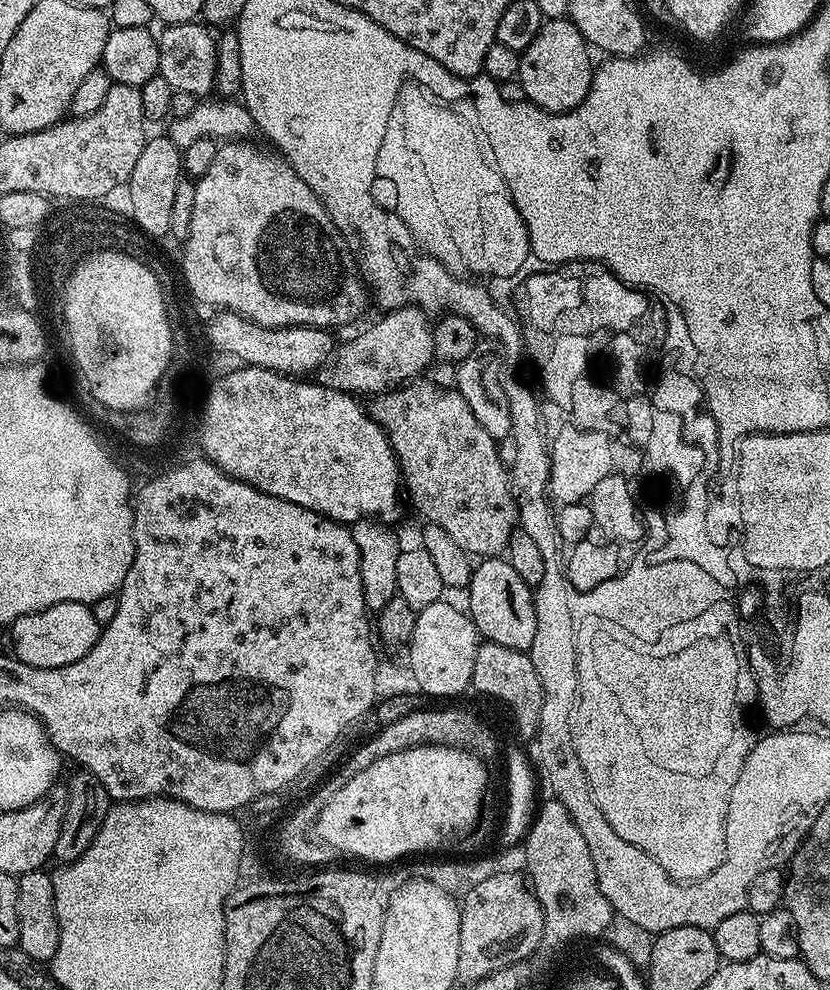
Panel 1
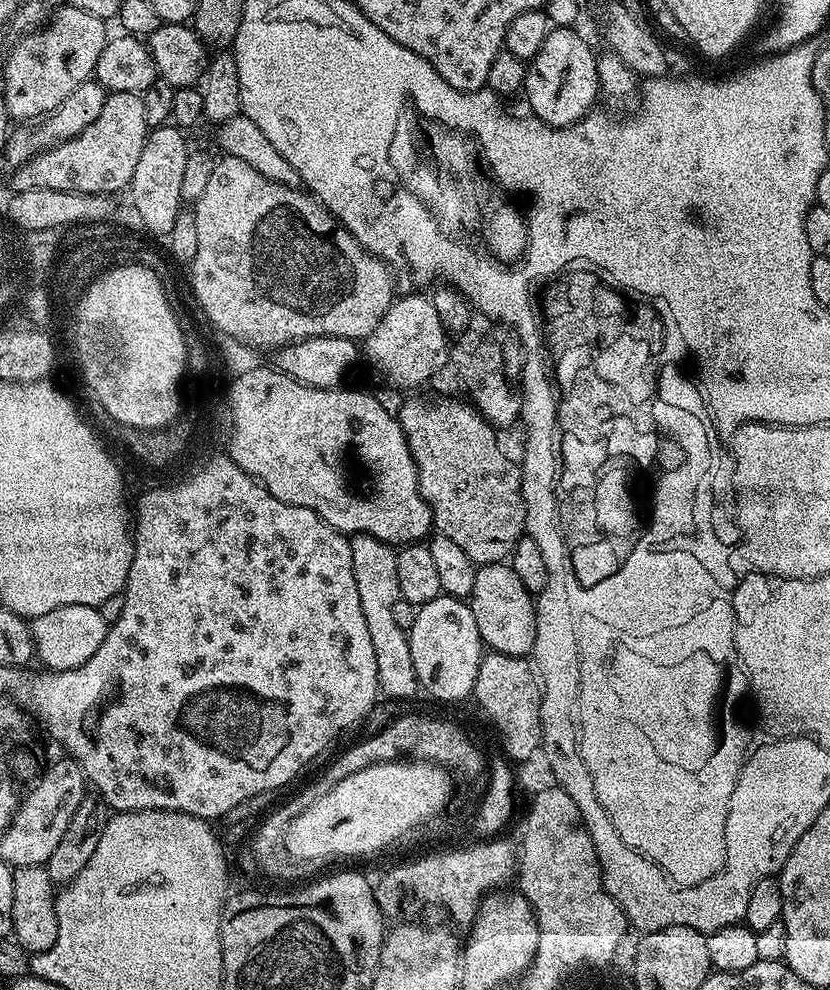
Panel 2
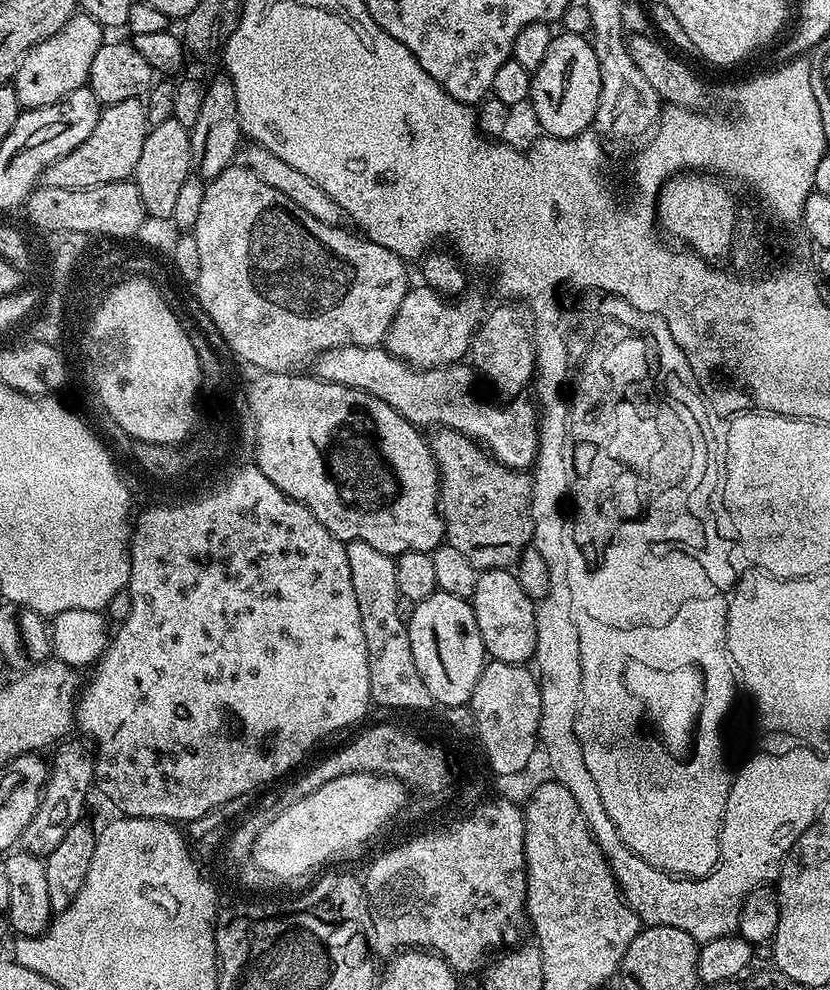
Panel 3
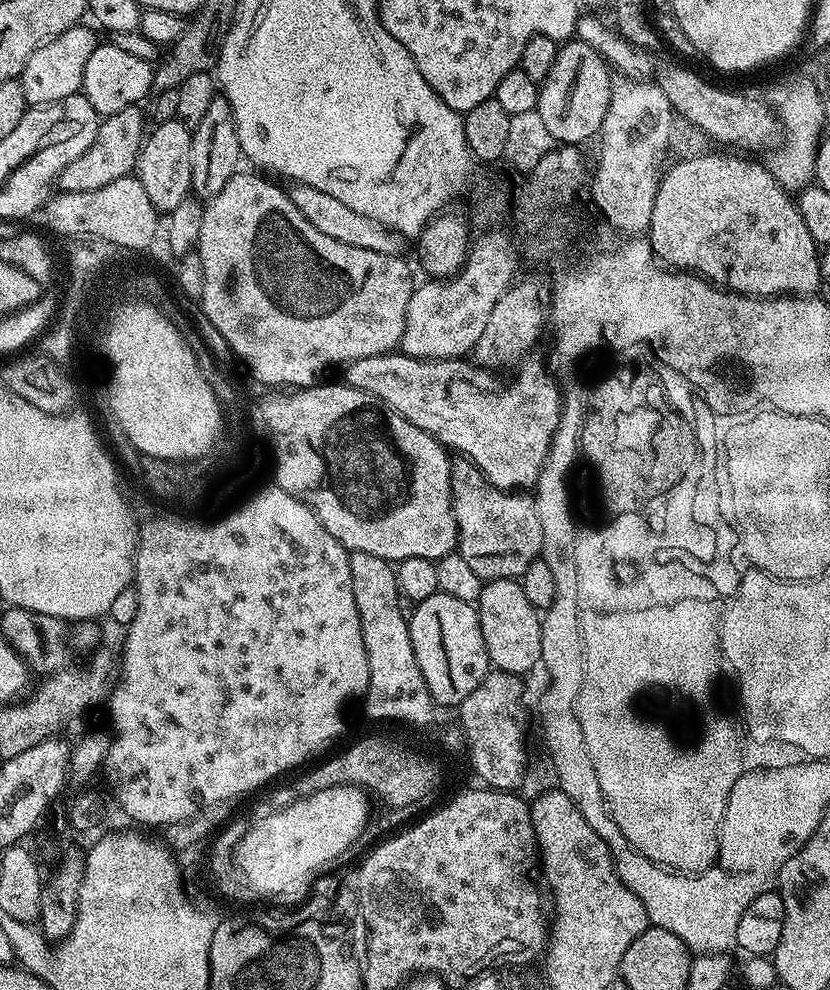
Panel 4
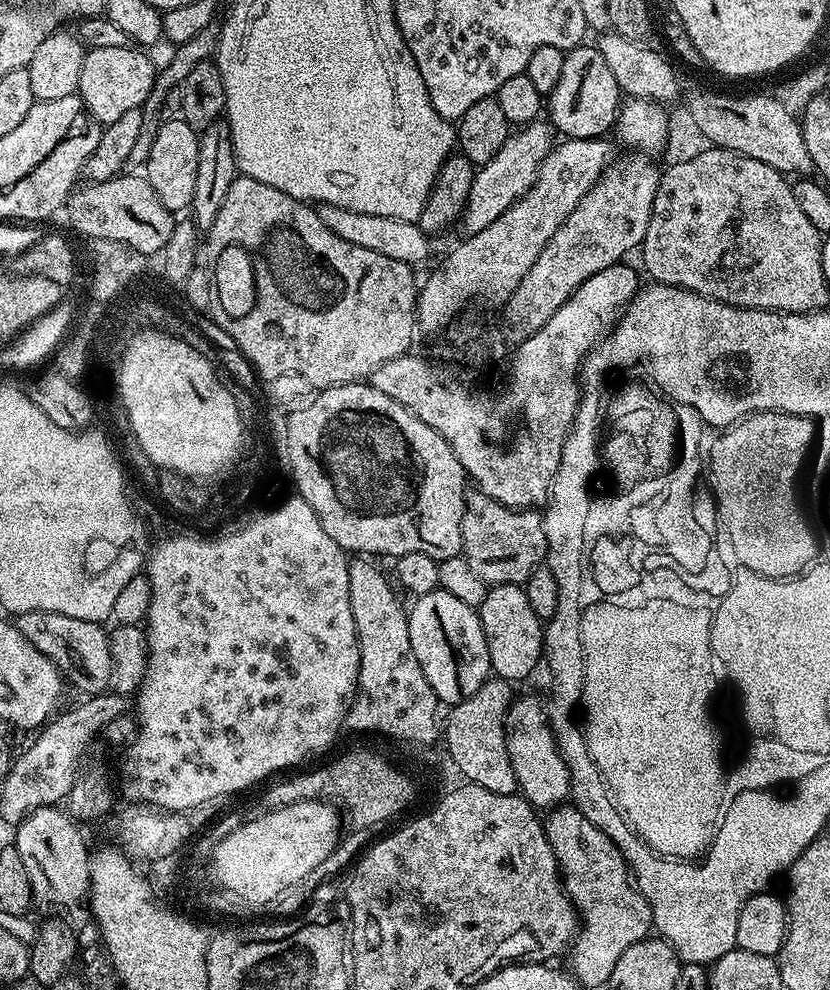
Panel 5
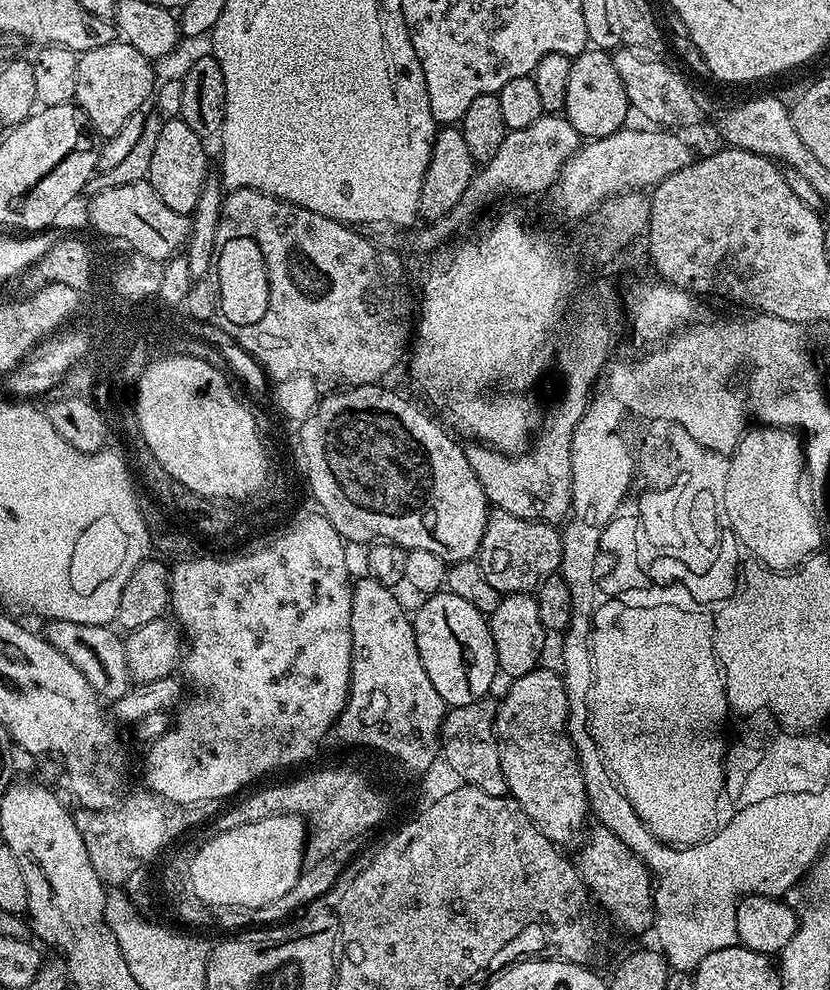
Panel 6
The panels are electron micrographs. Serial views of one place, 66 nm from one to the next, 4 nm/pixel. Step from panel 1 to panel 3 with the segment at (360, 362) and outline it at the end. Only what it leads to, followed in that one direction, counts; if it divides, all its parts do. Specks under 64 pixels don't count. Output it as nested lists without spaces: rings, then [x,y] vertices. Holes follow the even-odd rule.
[[[409,287],[406,298],[402,298],[402,306],[398,306],[398,314],[392,319],[392,325],[386,337],[388,351],[414,368],[441,368],[444,364],[463,361],[469,355],[472,347],[472,335],[476,332],[482,319],[479,298],[465,294],[451,300],[441,296],[435,288],[419,287]]]

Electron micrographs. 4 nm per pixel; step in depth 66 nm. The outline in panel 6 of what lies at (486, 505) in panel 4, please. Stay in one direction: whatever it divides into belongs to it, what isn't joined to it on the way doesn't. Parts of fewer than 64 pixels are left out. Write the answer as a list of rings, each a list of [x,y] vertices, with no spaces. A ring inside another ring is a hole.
[[[496,510],[488,517],[488,525],[482,534],[480,549],[474,559],[486,574],[486,582],[502,594],[510,592],[535,593],[547,576],[560,567],[562,536],[553,525],[539,524],[537,520],[514,518],[514,514]]]

